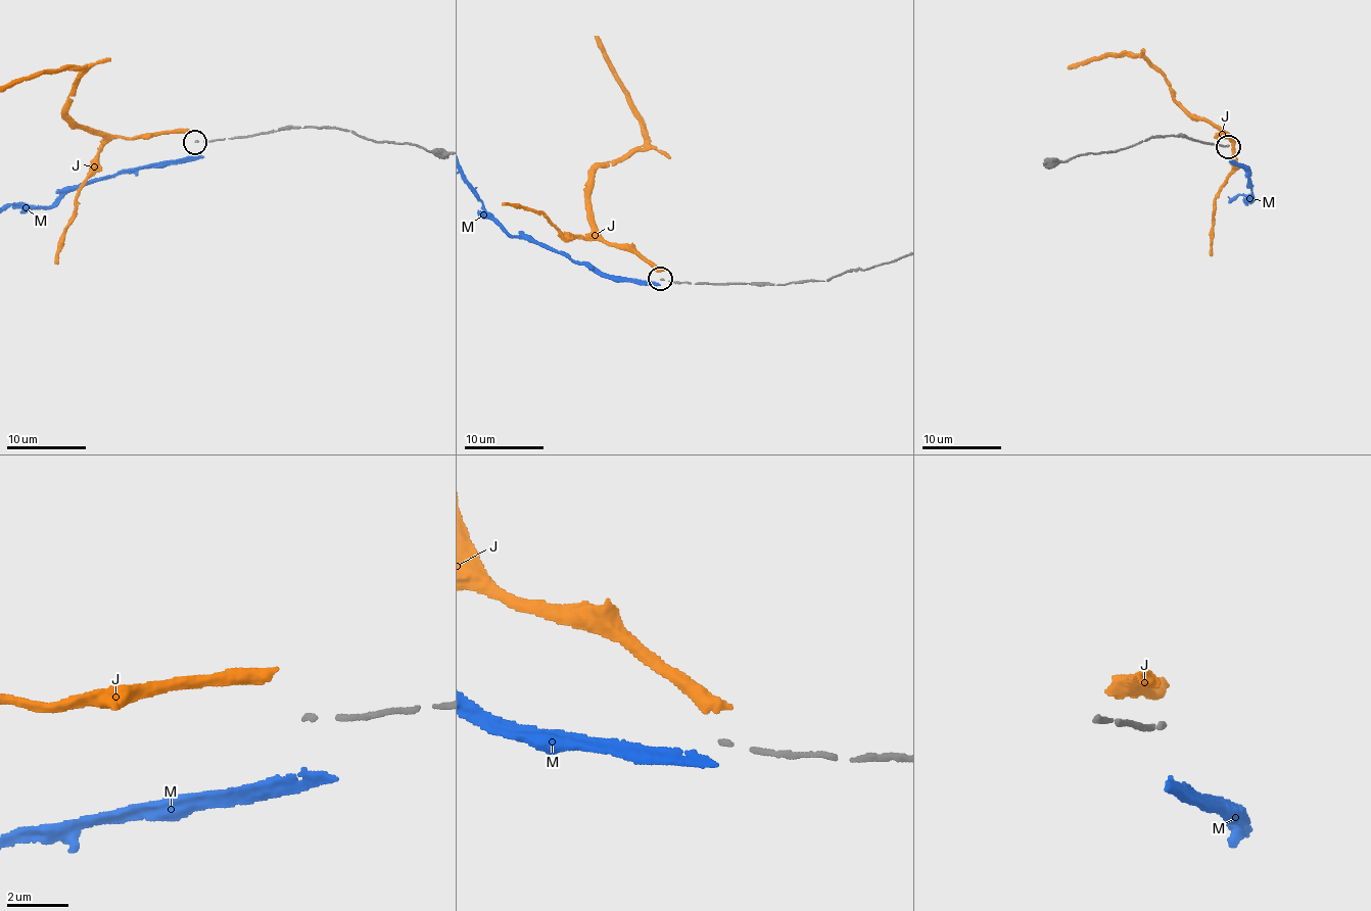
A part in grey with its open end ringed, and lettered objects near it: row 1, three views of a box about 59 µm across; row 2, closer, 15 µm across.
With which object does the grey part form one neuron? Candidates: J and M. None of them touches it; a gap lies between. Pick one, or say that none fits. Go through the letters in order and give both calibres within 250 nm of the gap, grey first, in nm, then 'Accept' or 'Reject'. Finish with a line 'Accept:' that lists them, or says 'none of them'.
J: Thickness 130 nm (grey) against 460 nm. Reject
M: Thickness 130 nm (grey) against 360 nm. Reject
Accept: none of them

